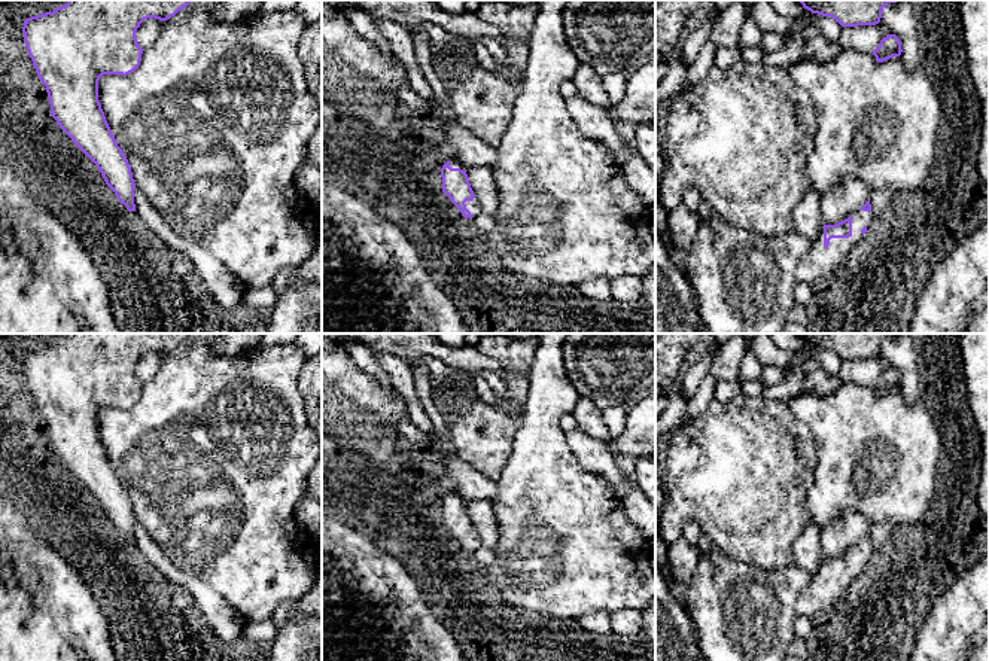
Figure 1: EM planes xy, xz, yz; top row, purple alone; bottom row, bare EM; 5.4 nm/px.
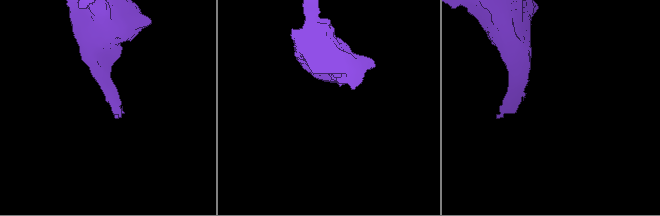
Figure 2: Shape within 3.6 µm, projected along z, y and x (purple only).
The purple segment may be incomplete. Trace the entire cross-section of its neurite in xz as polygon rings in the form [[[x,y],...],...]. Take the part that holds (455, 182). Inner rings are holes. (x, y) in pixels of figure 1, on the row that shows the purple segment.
[[[451,156],[441,168],[442,192],[459,208],[463,217],[475,217],[481,213],[481,205],[474,195],[466,174],[468,167],[460,159]]]

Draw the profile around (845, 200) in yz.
[[[850,179],[821,195],[824,225],[836,225],[853,216],[870,199],[870,189],[859,179]]]

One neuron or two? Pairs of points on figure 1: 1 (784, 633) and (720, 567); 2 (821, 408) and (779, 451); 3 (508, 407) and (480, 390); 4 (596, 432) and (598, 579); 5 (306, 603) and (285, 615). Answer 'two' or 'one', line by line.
1: one
2: two
3: one
4: two
5: one

